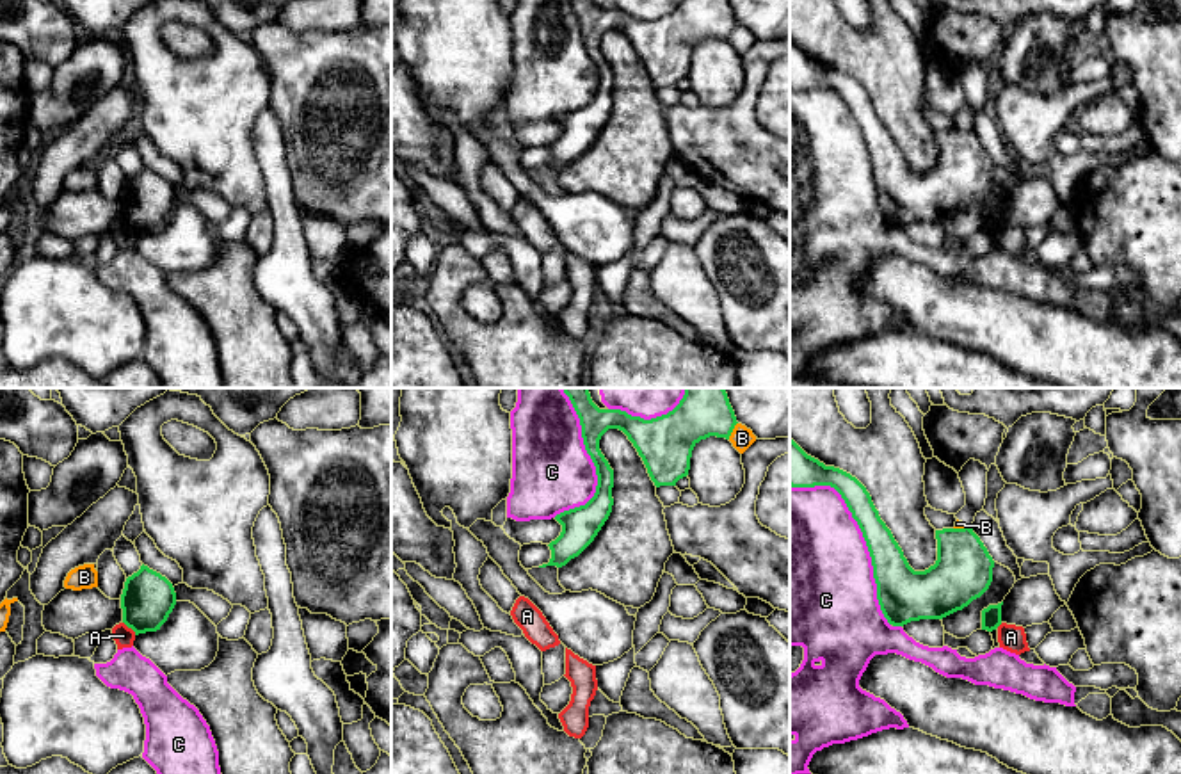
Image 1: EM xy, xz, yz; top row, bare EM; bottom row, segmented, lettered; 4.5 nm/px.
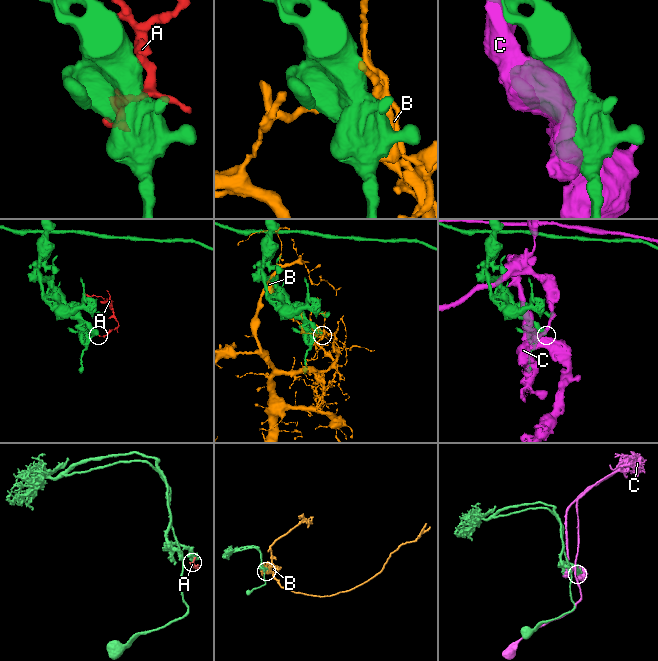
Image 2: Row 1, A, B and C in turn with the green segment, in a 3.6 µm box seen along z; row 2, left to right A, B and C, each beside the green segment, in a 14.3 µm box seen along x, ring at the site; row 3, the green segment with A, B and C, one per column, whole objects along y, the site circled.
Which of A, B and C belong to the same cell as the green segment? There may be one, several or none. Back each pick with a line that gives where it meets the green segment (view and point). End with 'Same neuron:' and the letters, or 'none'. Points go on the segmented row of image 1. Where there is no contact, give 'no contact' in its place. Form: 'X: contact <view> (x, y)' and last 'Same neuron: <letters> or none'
Same neuron: none

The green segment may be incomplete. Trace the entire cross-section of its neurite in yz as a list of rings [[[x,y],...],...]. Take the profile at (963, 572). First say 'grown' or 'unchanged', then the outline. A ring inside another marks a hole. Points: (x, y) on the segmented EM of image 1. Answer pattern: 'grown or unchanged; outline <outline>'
unchanged; outline [[[791,438],[790,486],[831,486],[841,495],[866,541],[877,600],[893,626],[943,619],[980,598],[992,582],[994,560],[969,527],[936,530],[936,564],[914,571],[866,488],[850,473],[807,456]]]

